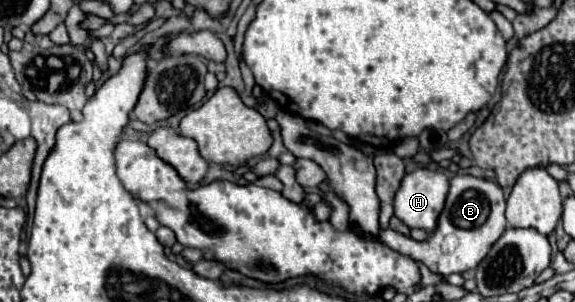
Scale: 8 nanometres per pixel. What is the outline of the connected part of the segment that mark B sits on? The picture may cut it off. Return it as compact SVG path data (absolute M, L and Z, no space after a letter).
M455 175L451 179L451 189L447 193L445 209L439 215L437 229L433 231L433 235L429 235L427 241L417 243L411 237L403 237L401 233L391 229L379 231L379 239L393 251L419 259L433 273L447 277L451 273L465 273L469 269L475 269L485 259L493 243L501 237L505 227L507 221L503 189L489 179L477 179L473 175Z

